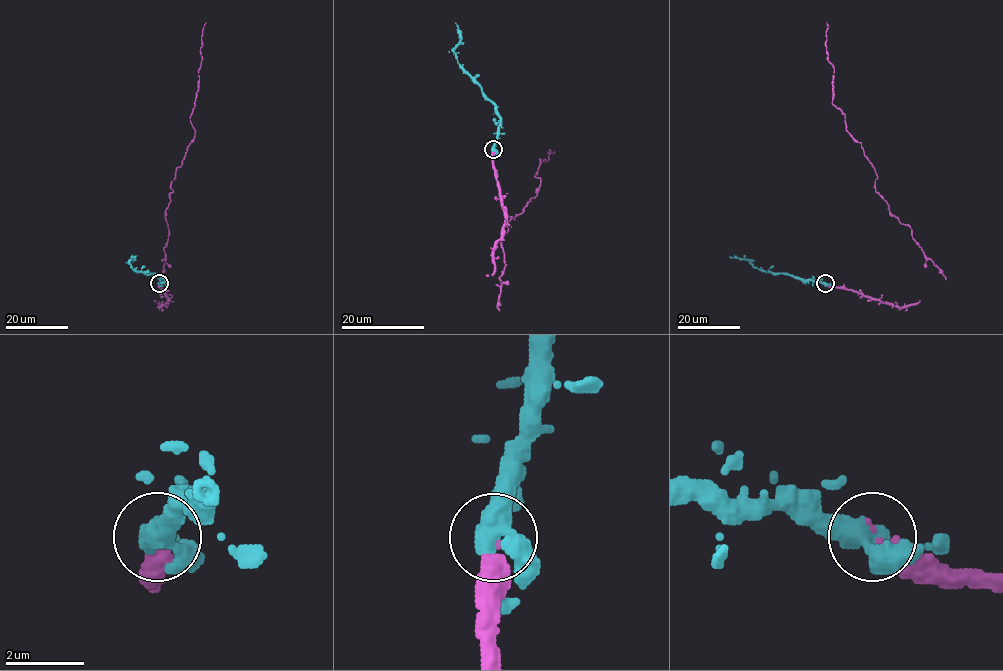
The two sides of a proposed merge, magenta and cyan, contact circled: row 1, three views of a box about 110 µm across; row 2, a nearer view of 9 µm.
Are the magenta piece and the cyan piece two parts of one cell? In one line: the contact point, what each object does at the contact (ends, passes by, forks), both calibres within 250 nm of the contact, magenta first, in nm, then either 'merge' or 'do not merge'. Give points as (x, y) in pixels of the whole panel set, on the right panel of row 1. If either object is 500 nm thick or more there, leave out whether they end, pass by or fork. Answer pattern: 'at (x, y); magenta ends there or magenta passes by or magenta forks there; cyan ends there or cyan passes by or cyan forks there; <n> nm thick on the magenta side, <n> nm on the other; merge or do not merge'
at (825, 283); 260 nm thick on the magenta side, 500 nm on the other; merge

